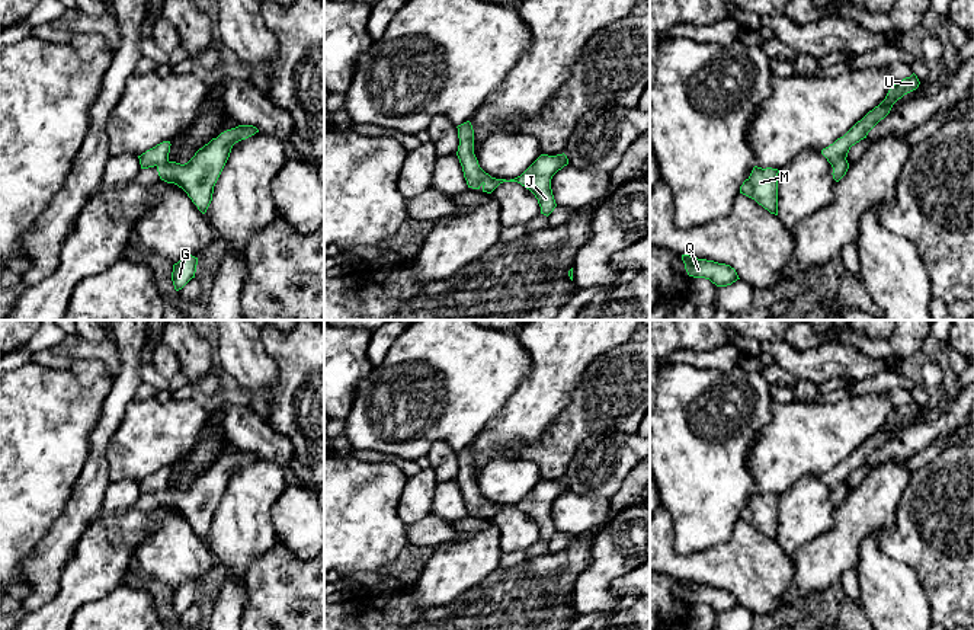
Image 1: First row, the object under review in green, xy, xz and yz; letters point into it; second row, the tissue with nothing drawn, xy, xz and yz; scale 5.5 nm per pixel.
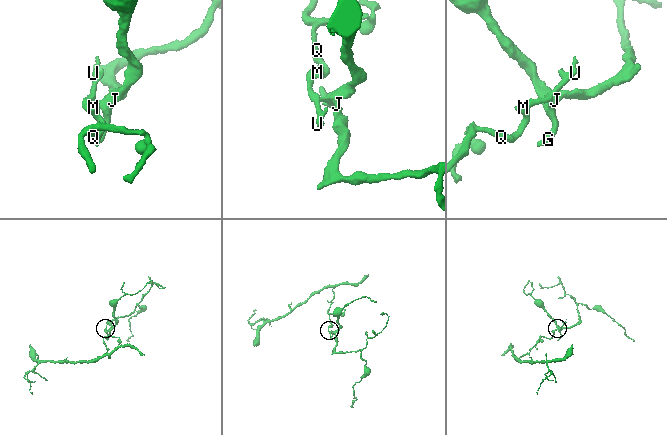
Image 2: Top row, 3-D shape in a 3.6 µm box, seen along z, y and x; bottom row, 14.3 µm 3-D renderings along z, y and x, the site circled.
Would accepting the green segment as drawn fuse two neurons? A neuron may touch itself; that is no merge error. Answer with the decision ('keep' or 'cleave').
keep

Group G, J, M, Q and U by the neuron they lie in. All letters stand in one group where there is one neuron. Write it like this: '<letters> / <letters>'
G J M Q U

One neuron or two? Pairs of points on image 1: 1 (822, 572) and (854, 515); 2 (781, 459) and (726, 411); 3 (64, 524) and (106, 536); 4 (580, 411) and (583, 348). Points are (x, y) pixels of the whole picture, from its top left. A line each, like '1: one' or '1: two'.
1: one
2: two
3: two
4: two

